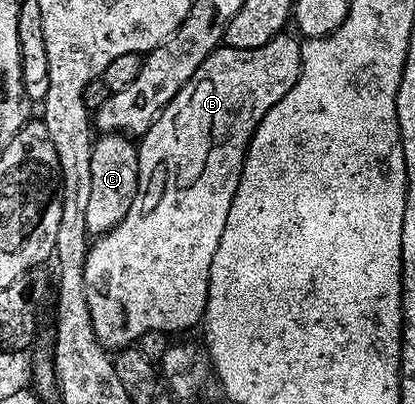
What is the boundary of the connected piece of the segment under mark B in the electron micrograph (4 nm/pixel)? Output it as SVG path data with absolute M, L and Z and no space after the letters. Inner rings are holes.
M278 34L261 48L252 50L220 45L138 139L137 196L133 196L133 204L129 204L129 212L125 212L123 219L109 233L90 243L83 268L85 300L93 332L108 351L118 352L138 343L145 332L187 330L202 323L213 252L217 252L221 232L225 232L225 220L243 175L247 145L265 112L269 112L299 79L301 42L290 38L289 34Z

